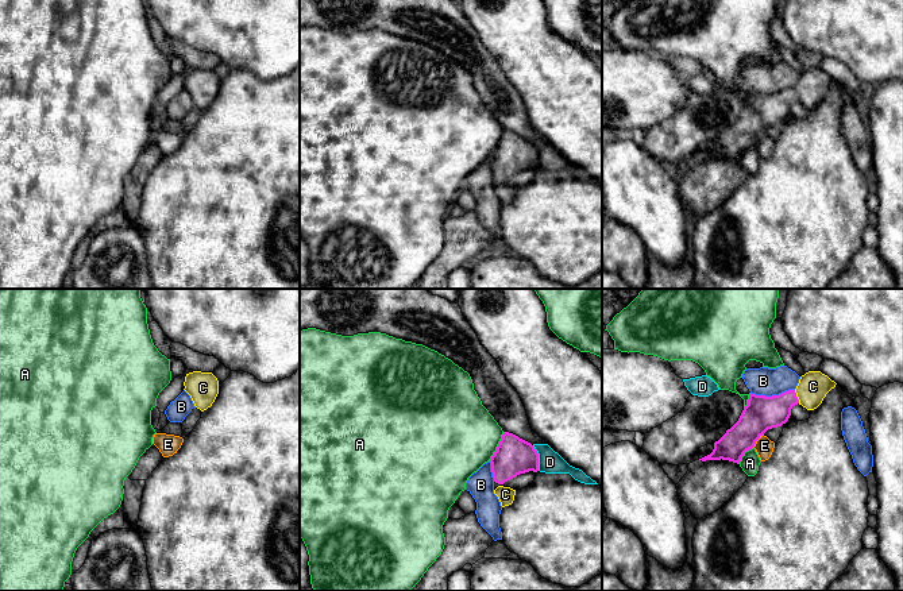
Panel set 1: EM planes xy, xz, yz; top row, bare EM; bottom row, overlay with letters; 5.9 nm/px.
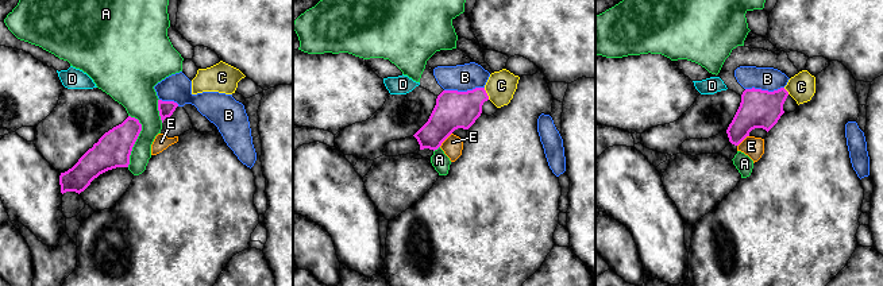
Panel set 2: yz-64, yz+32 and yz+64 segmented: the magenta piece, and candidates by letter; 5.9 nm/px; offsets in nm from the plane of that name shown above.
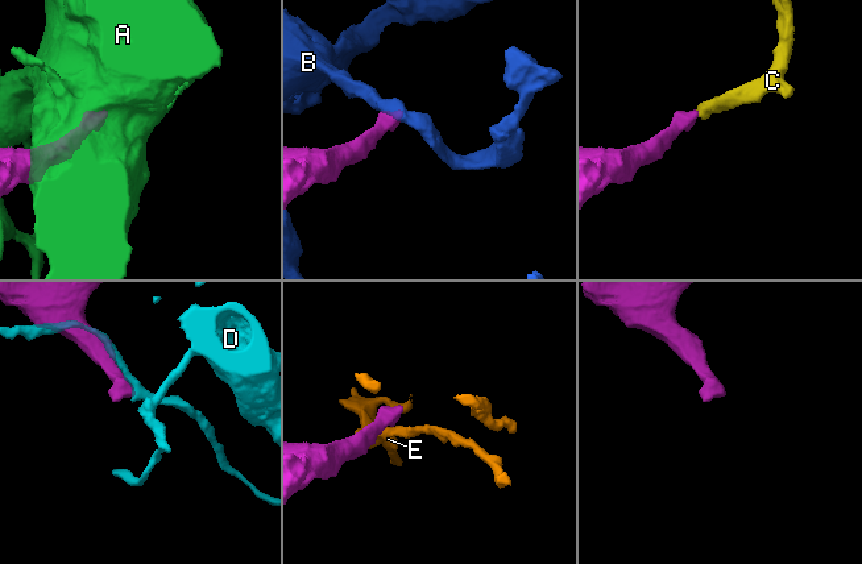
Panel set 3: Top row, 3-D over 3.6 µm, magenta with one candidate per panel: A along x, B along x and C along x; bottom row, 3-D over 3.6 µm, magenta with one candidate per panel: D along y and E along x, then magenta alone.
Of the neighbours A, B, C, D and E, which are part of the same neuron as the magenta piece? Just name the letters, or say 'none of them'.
C

